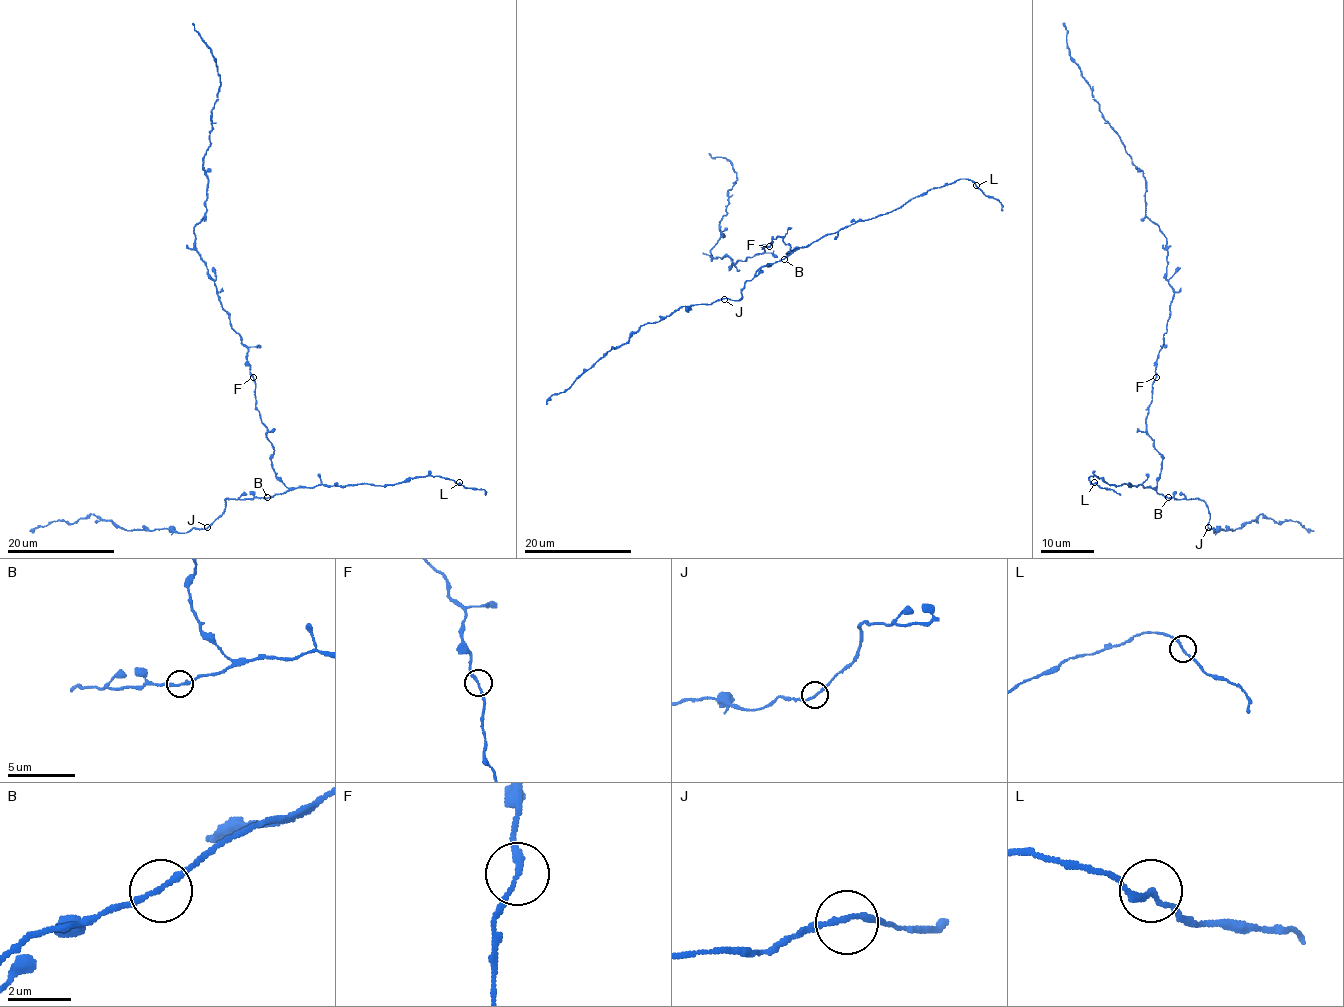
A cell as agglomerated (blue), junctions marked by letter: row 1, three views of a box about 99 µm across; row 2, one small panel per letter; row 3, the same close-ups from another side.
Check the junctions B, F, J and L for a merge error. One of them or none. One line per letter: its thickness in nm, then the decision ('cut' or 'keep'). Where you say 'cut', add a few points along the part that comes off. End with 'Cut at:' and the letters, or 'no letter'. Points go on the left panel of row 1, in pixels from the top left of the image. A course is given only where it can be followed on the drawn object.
B: 190 nm | keep
F: 190 nm | keep
J: 180 nm | keep
L: 180 nm | keep
Cut at: no letter

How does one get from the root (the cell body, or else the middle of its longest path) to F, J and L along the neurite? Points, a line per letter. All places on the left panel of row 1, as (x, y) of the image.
F: (255, 401), (253, 376)
J: (255, 401), (274, 450), (271, 468), (288, 489), (270, 497), (226, 499), (223, 512), (207, 527)
L: (255, 401), (274, 450), (271, 468), (289, 488), (394, 485), (426, 476), (459, 482)

